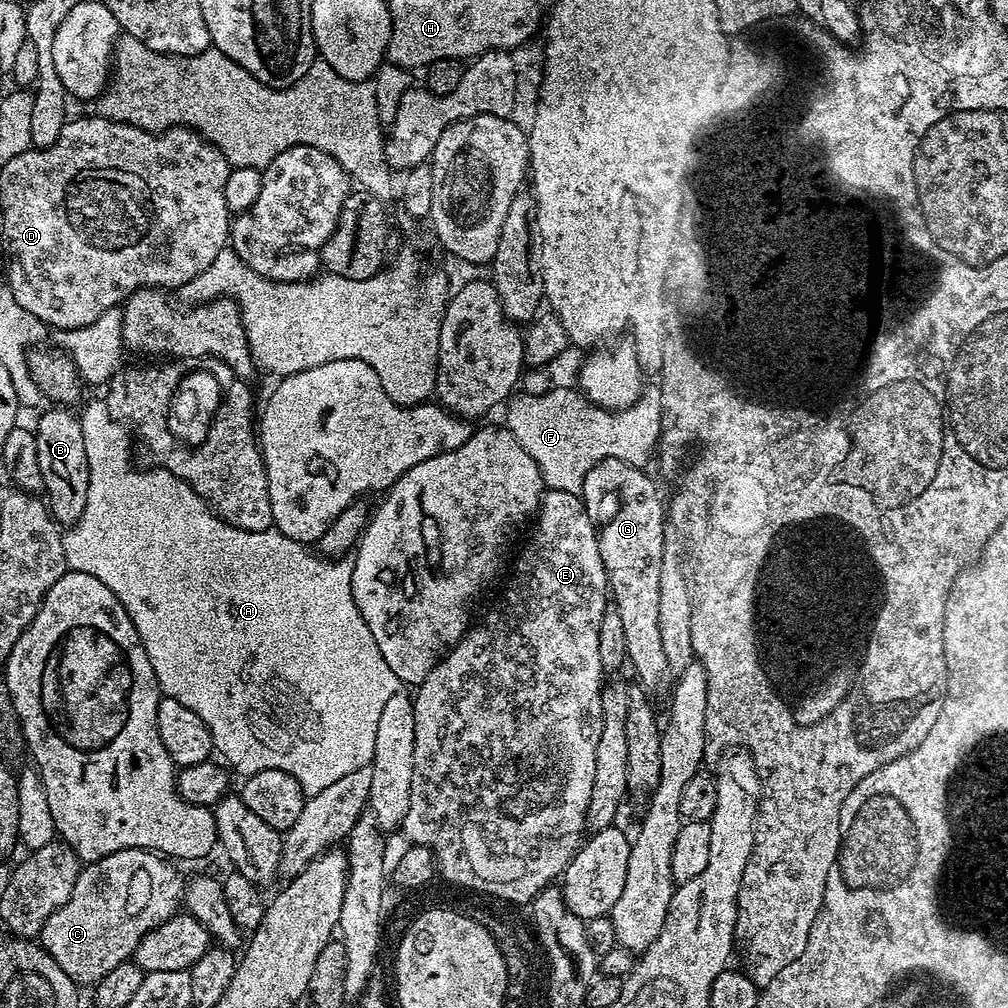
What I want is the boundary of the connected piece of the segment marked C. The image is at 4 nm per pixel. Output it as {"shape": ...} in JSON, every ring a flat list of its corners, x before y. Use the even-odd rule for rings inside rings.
{"shape":[[147,848,118,850,114,854,106,854,106,858,85,863,77,874,69,901,46,918,38,935,40,947,48,951,50,958,54,958,54,962,58,962,62,970,66,970,66,974,76,985,97,985,110,970,135,957,138,942,142,942,142,938,146,938,150,930,162,926,162,922,181,911,186,880,185,877,180,877,175,866,177,867,171,859]]}

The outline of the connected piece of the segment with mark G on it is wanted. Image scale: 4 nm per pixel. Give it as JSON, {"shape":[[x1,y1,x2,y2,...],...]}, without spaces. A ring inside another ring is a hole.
{"shape":[[627,460,598,462,598,466,586,474,582,499,598,529,598,550,606,570,610,600,622,617,626,633,627,663,636,671,639,687,653,690,670,676,658,626,666,504,660,501,656,484,646,473,644,468,630,466]]}

